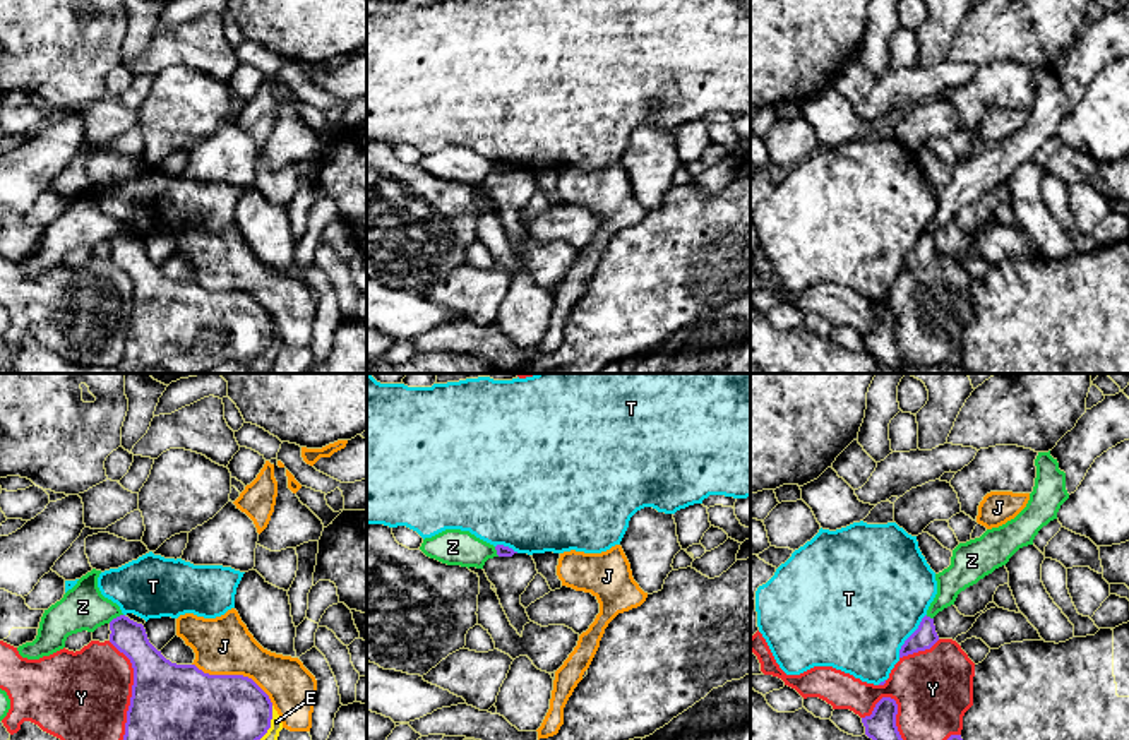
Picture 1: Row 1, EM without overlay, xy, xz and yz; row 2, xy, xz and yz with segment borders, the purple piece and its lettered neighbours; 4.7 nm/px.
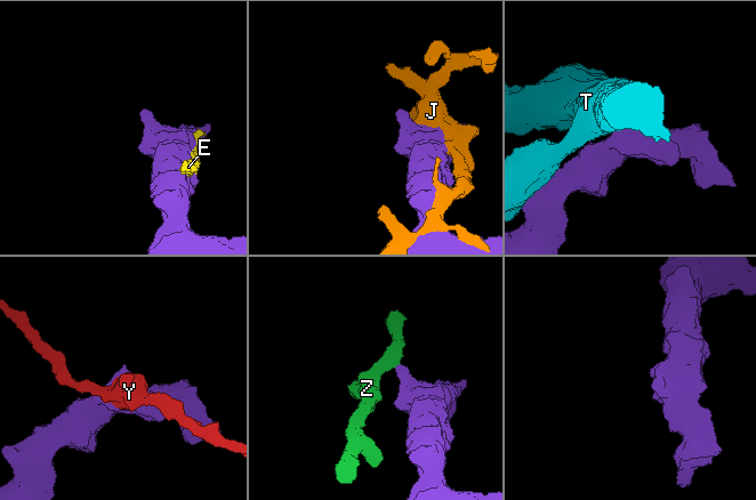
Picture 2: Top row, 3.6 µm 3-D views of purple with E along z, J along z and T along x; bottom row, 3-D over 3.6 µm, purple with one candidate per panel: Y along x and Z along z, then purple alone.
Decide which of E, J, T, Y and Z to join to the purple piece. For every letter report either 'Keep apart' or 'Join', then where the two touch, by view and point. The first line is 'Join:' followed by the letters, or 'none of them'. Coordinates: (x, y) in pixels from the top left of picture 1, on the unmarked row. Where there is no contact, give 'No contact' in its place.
Join: none of them
E: Keep apart. Touches purple at xy (269, 343)
J: Keep apart. Touches purple at xy (235, 292)
T: Keep apart. Touches purple at yz (910, 252)
Y: Keep apart. Touches purple at xy (132, 310)
Z: Keep apart. Touches purple at xy (117, 233)

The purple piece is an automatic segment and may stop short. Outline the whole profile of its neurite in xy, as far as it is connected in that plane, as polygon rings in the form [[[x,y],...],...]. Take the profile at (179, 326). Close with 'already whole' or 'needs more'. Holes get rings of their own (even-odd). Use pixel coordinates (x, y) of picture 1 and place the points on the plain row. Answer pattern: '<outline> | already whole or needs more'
[[[120,231],[110,238],[110,259],[134,284],[123,370],[163,368],[166,373],[207,373],[223,363],[250,365],[271,344],[272,319],[248,293],[209,291],[195,281],[166,276],[147,255],[142,240]]] | already whole

